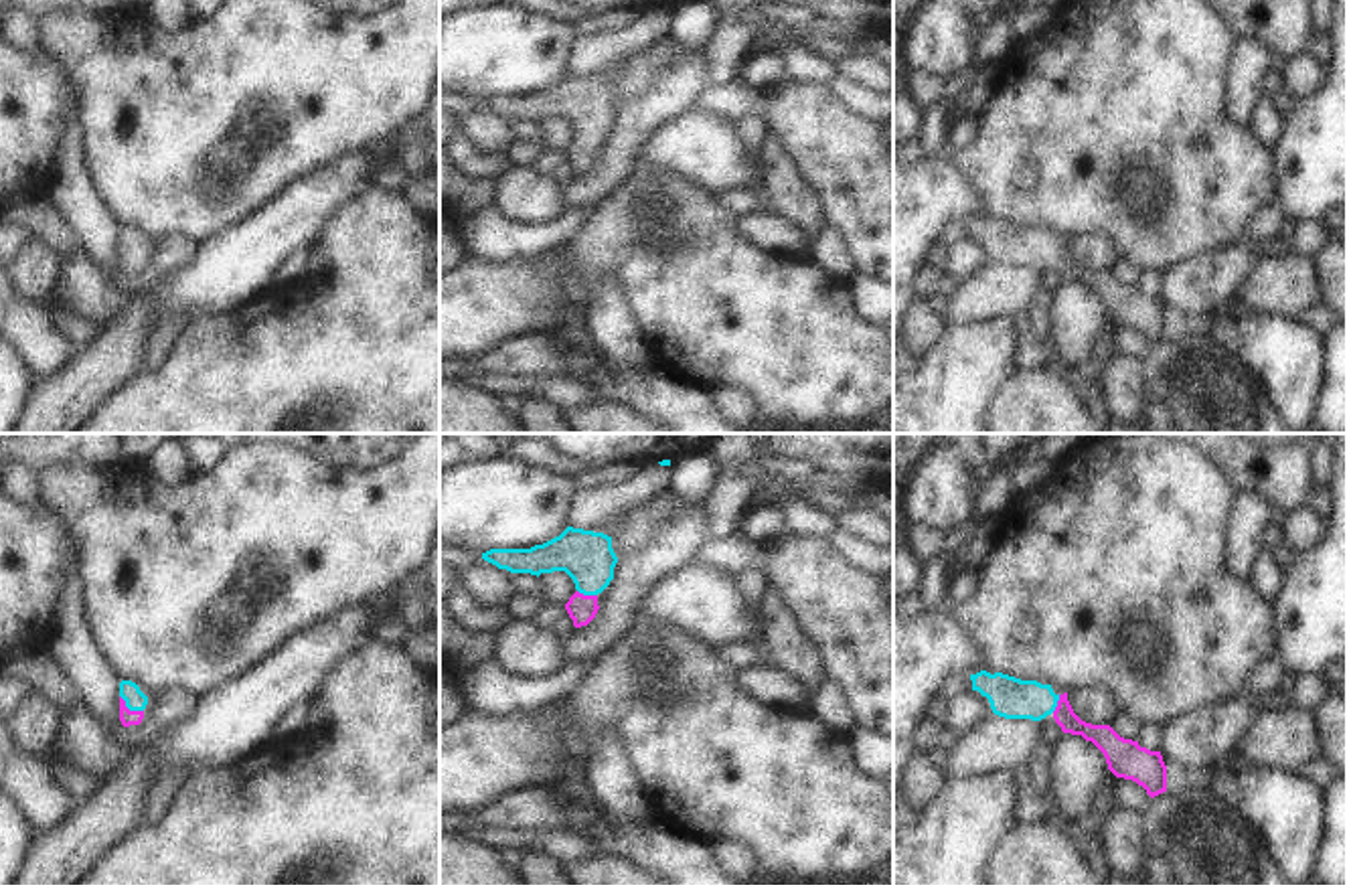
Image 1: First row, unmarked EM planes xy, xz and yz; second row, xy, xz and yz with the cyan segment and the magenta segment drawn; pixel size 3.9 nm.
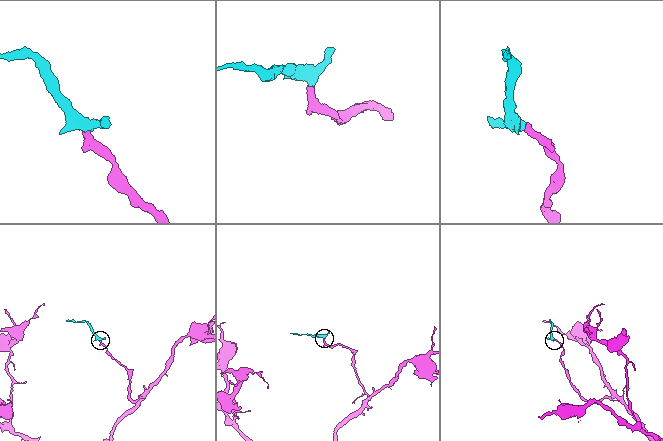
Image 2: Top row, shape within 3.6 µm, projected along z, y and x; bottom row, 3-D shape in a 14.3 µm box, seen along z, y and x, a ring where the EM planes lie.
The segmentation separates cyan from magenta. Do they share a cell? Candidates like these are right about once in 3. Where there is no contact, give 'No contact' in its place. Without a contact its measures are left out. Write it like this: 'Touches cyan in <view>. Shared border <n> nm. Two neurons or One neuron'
Touches cyan in xy. Shared border 120 nm. One neuron.

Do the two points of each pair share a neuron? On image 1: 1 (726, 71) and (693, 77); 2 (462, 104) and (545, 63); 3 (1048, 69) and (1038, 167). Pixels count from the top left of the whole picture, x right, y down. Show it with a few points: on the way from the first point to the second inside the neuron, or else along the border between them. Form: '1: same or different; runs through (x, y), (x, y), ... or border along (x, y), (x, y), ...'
1: different; border along (703, 47), (709, 84)
2: different; border along (460, 92), (481, 100)
3: same; runs through (1048, 94), (1048, 142)

